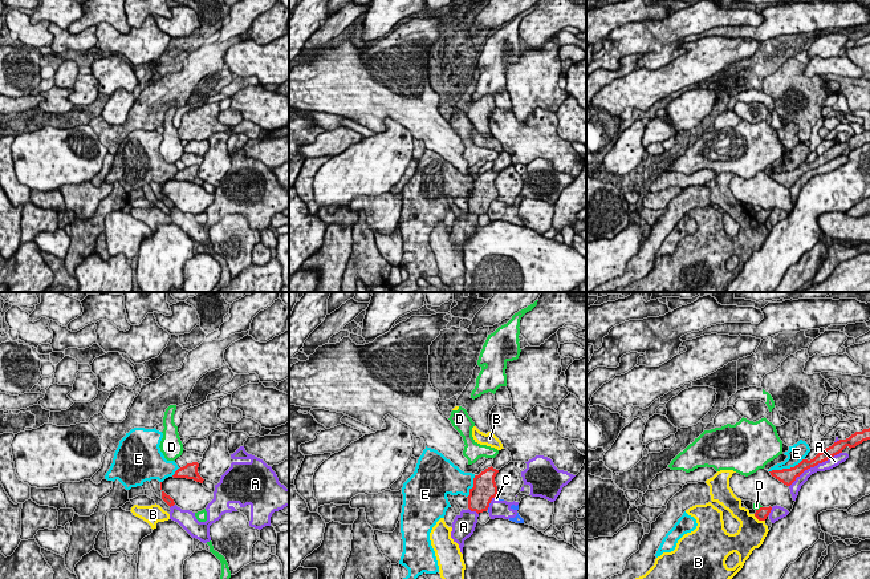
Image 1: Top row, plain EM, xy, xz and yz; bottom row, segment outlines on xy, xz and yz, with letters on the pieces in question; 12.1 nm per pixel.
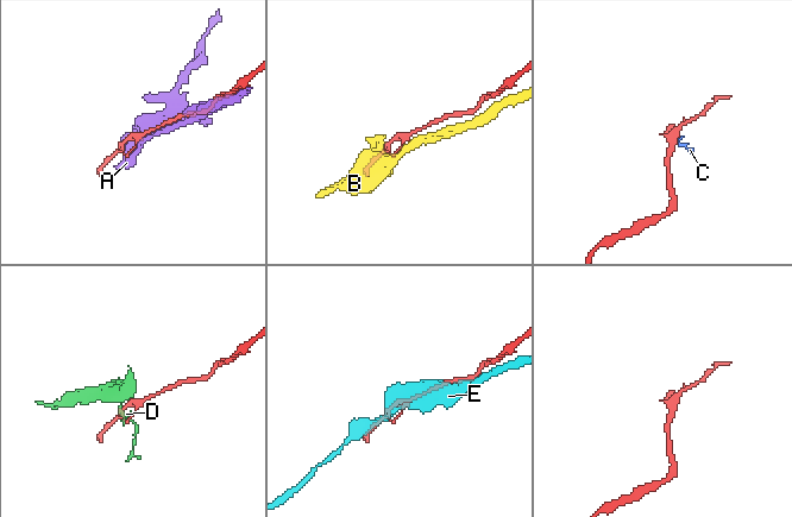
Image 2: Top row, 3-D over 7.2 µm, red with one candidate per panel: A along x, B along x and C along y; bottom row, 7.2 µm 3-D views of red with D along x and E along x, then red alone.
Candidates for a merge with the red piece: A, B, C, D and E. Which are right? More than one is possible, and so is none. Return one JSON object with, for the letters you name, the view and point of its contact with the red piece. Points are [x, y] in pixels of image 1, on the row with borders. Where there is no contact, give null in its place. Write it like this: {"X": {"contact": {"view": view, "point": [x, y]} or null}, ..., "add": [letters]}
{"add": []}

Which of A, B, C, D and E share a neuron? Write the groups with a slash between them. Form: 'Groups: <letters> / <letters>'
Groups: A C / B / D / E

